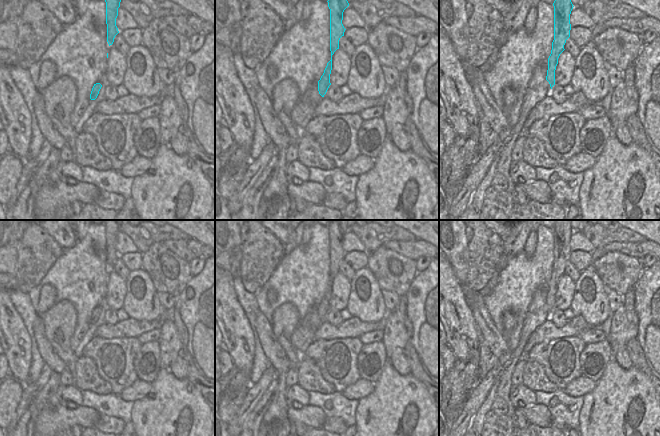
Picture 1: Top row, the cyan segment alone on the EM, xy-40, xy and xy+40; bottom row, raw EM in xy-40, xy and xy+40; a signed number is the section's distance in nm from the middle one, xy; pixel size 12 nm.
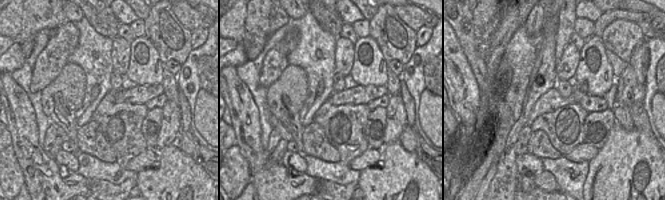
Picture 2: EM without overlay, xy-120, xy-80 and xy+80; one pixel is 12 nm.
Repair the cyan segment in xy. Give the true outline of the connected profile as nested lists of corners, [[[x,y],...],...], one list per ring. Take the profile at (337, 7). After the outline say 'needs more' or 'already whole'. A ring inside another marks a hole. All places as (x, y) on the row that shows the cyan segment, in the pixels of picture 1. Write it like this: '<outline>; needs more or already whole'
[[[328,0],[328,7],[330,9],[330,51],[331,60],[327,63],[323,75],[318,81],[319,94],[324,97],[330,83],[330,74],[332,70],[332,55],[339,49],[339,40],[344,36],[345,28],[342,24],[343,12],[349,6],[347,0]]]; already whole

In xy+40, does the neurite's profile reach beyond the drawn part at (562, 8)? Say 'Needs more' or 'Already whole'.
Already whole

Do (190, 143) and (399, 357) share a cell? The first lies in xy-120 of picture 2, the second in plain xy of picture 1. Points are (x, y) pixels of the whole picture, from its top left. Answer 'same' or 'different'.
same

